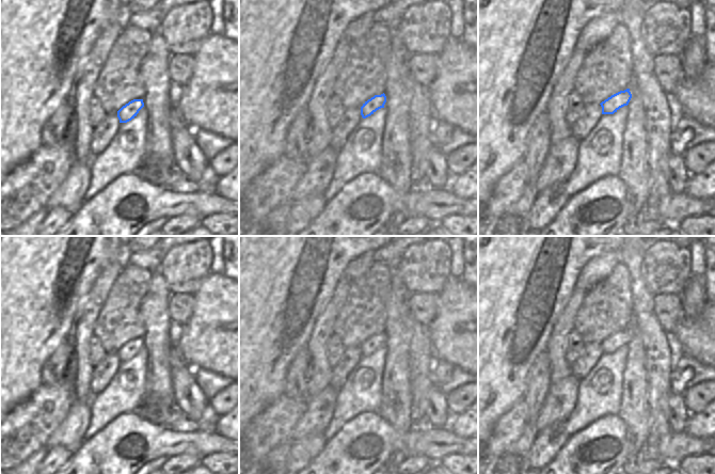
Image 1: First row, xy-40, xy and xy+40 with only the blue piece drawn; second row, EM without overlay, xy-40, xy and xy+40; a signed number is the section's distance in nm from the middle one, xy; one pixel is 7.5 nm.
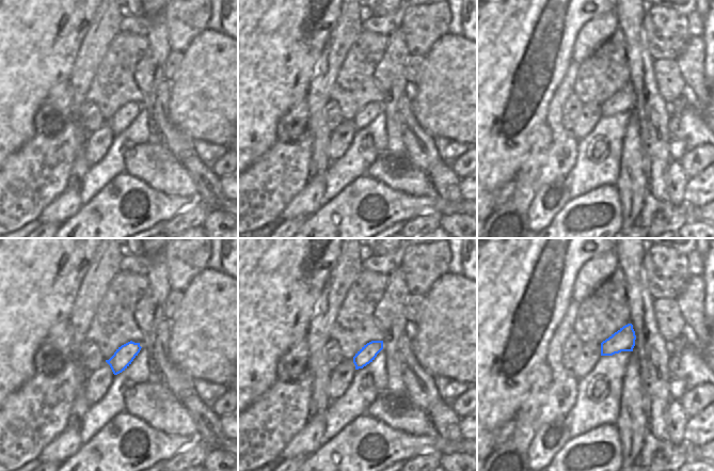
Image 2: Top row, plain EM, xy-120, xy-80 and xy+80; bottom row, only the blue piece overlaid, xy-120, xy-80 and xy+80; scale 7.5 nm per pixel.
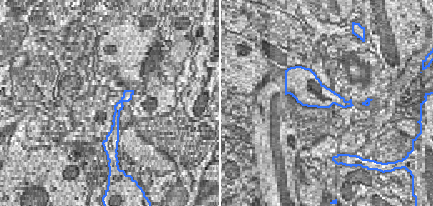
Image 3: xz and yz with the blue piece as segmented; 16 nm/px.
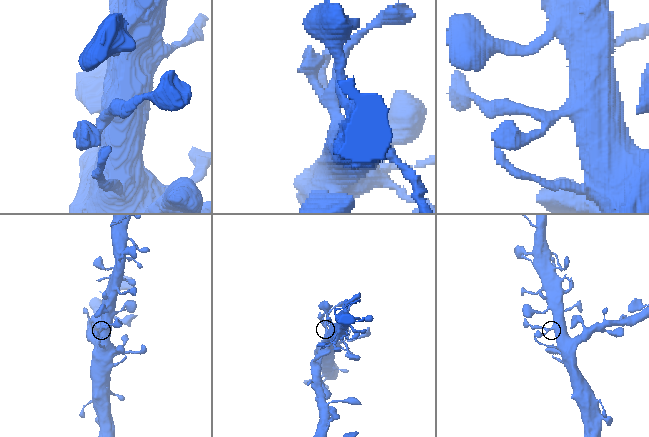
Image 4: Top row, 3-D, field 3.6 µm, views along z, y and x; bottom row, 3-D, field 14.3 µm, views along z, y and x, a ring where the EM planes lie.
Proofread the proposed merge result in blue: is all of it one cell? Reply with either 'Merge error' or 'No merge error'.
No merge error.

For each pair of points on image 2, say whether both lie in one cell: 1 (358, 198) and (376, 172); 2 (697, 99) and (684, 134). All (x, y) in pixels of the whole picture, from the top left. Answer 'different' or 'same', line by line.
1: different
2: different

